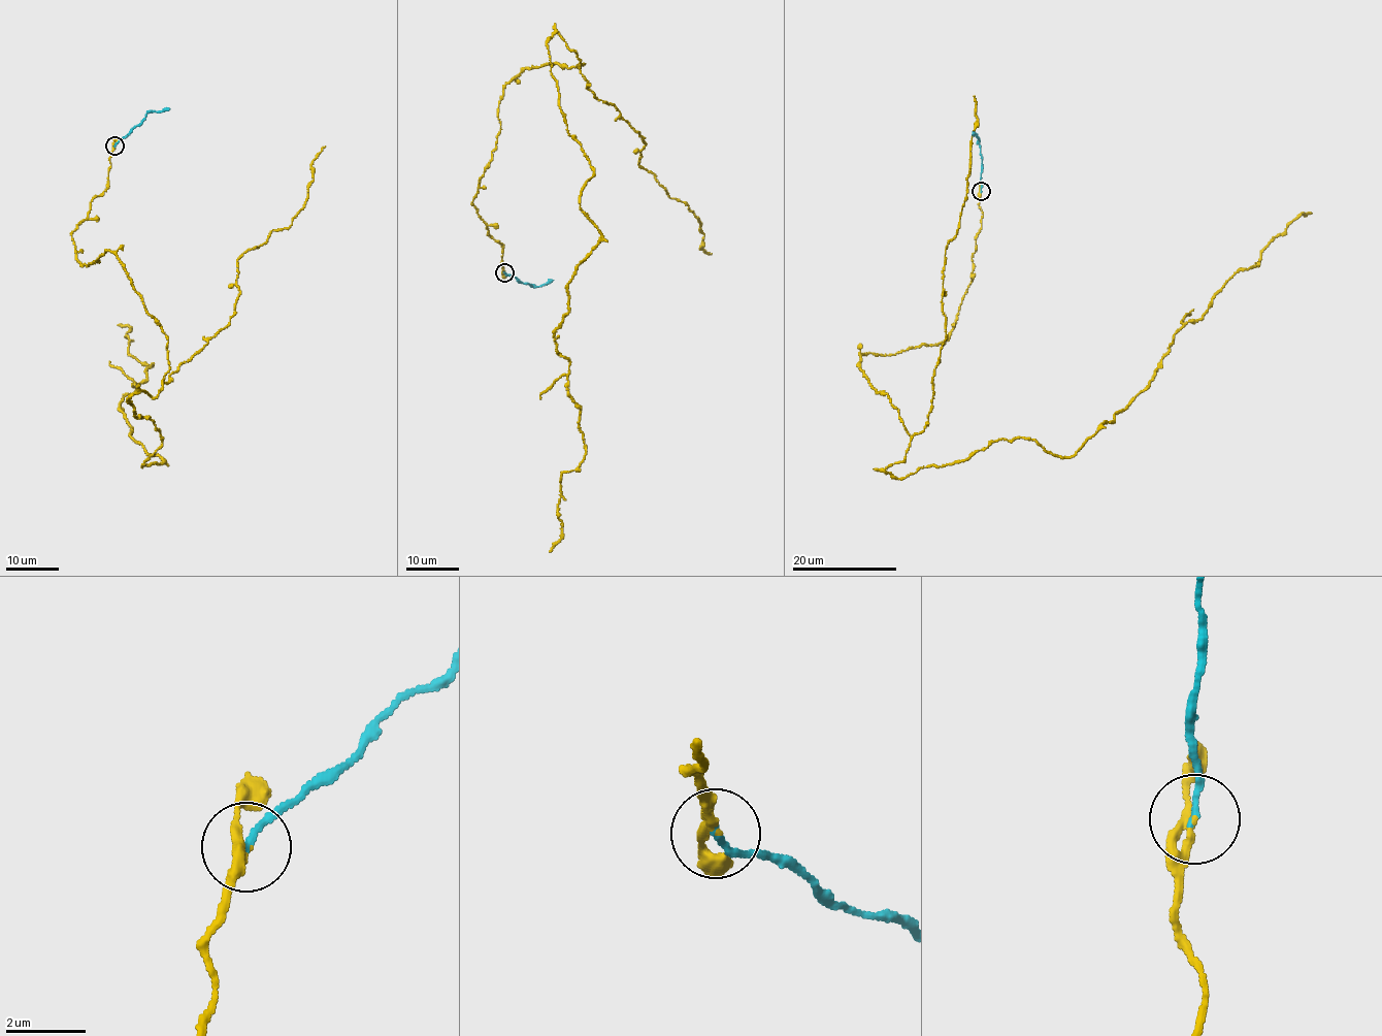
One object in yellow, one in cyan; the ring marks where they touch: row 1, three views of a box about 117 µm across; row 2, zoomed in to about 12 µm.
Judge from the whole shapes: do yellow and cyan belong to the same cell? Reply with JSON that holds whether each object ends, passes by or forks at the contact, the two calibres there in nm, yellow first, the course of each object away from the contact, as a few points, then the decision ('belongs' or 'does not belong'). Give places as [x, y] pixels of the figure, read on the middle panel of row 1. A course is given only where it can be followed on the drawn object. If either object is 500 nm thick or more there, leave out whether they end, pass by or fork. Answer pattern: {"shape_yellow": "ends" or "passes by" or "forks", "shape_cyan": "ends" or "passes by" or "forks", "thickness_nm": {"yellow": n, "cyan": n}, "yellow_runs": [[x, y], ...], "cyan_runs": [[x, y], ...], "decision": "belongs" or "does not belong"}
{"shape_yellow": "passes by", "shape_cyan": "ends", "thickness_nm": {"yellow": 200, "cyan": 150}, "yellow_runs": [[504, 271], [472, 202], [502, 88], [584, 63], [556, 33], [600, 235], [554, 335], [585, 447], [549, 552]], "cyan_runs": [[504, 271], [530, 286], [541, 286], [553, 280]], "decision": "belongs"}

